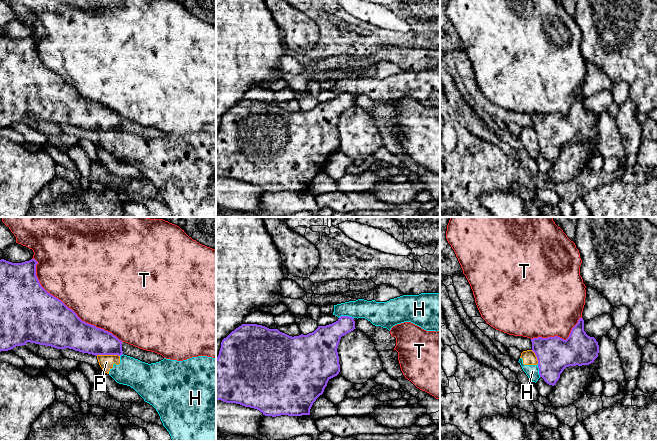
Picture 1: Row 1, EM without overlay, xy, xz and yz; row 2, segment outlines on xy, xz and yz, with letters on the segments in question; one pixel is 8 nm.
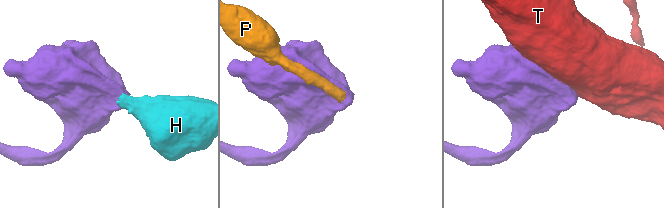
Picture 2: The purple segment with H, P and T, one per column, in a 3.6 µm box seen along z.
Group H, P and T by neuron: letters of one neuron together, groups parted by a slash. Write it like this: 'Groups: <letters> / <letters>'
Groups: H P / T

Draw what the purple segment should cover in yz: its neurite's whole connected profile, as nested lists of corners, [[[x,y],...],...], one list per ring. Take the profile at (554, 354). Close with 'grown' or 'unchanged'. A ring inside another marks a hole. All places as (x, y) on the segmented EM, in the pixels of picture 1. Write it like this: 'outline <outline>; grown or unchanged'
outline [[[579,318],[578,323],[572,328],[569,337],[564,340],[558,336],[548,338],[533,338],[532,351],[538,360],[539,375],[544,381],[554,386],[560,378],[560,374],[566,367],[589,365],[598,357],[599,345],[594,337],[590,337],[584,331],[584,320]]]; unchanged

